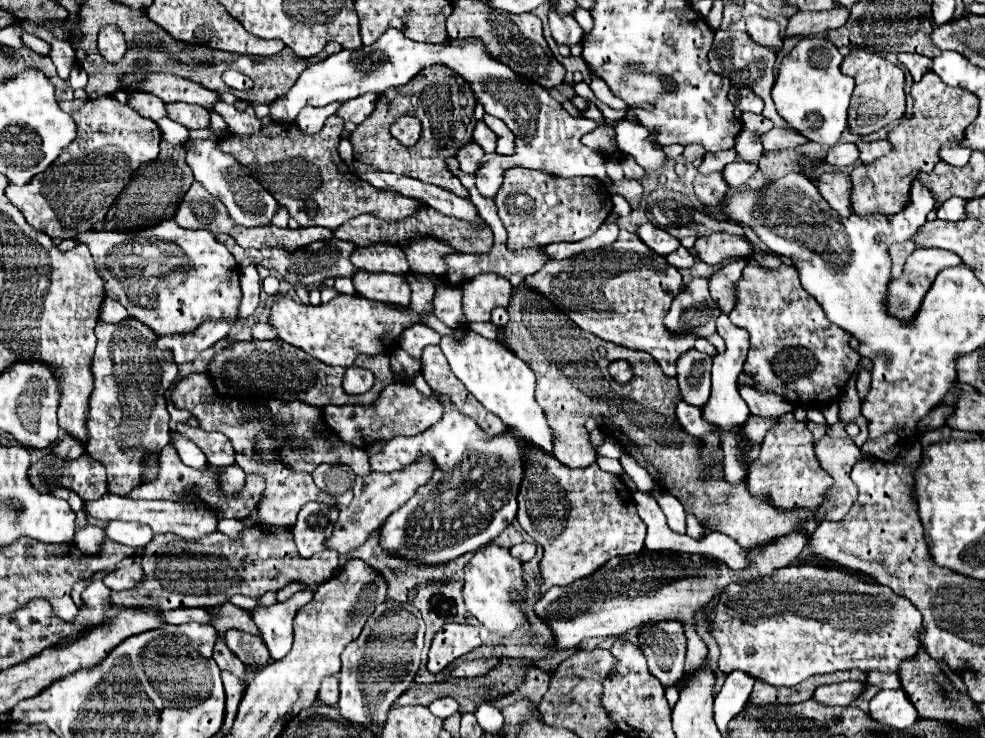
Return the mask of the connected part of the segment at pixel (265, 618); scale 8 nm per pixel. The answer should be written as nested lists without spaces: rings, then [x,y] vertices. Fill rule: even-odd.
[[[302,590],[282,604],[252,610],[254,622],[260,628],[264,644],[274,660],[280,660],[282,656],[288,654],[288,648],[292,648],[292,620],[296,612],[304,608],[304,604],[308,604],[310,600],[312,592]]]

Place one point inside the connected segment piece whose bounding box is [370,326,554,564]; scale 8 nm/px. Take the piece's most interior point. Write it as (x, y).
(471, 498)

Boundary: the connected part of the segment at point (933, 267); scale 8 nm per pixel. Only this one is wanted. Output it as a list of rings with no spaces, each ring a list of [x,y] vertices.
[[[916,248],[906,264],[904,264],[904,272],[900,278],[894,278],[890,284],[888,284],[888,310],[898,316],[898,318],[910,318],[914,316],[914,312],[918,310],[924,294],[928,292],[930,284],[934,282],[936,274],[948,266],[956,266],[956,264],[962,264],[960,256],[956,256],[954,252],[948,252],[948,250],[942,250],[942,248]]]

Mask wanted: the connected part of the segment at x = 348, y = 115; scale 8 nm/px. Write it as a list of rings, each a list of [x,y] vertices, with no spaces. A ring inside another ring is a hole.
[[[364,94],[364,96],[358,96],[354,100],[348,100],[344,102],[336,116],[340,116],[344,122],[354,122],[354,124],[360,124],[372,110],[374,110],[374,104],[378,100],[378,94]]]

